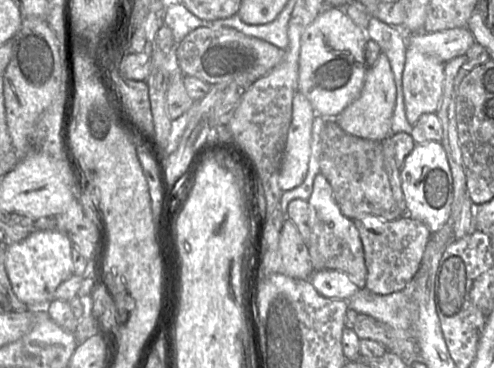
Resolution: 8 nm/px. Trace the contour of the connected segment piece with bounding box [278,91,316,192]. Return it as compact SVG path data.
M296 91L278 177L278 184L283 192L300 186L305 180L309 167L312 124L315 115L309 100L301 92Z

